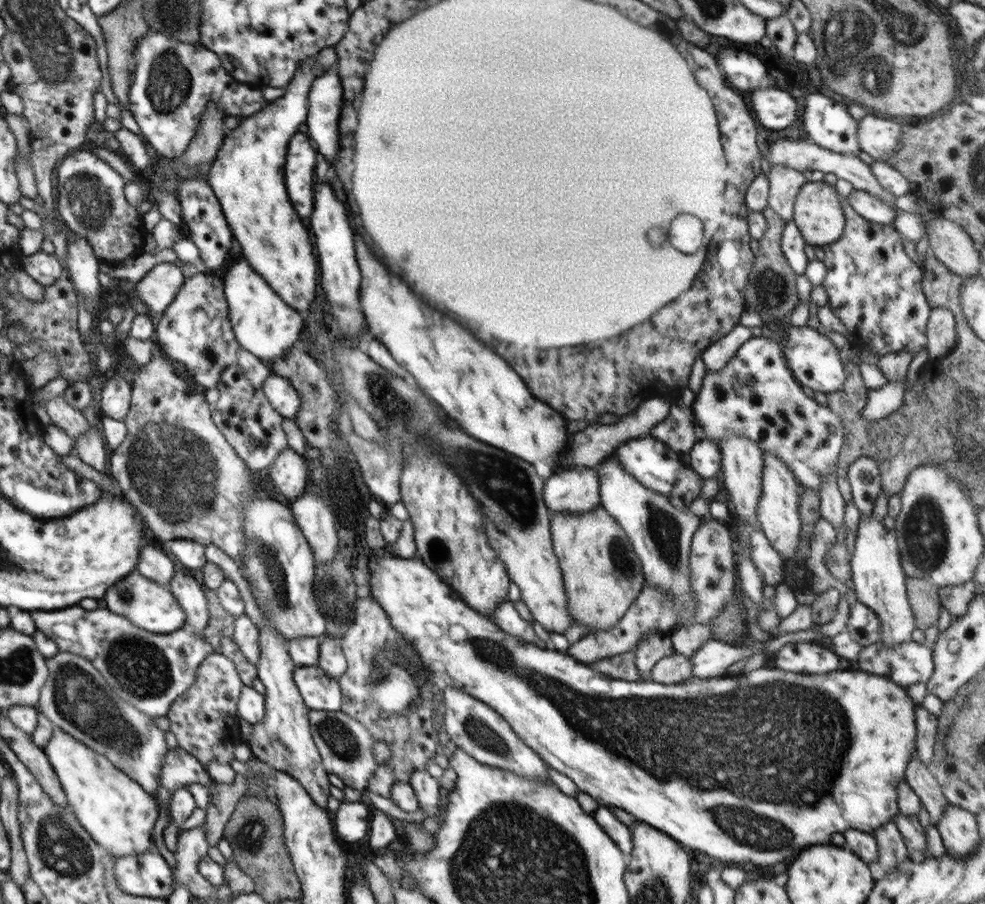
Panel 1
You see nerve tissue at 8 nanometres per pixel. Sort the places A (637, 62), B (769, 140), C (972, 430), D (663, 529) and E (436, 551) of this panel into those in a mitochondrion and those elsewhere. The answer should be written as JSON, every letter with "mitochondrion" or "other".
{"A":"other","B":"other","C":"mitochondrion","D":"mitochondrion","E":"mitochondrion"}

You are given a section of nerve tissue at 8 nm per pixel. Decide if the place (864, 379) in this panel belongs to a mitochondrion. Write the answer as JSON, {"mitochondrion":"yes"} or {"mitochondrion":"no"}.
{"mitochondrion":"no"}

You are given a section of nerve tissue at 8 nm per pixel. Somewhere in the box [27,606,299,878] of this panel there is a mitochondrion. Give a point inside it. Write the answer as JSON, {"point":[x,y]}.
{"point":[81,698]}

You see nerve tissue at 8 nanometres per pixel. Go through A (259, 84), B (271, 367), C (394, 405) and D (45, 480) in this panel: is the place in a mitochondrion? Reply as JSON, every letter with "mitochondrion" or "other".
{"A":"other","B":"other","C":"mitochondrion","D":"other"}

